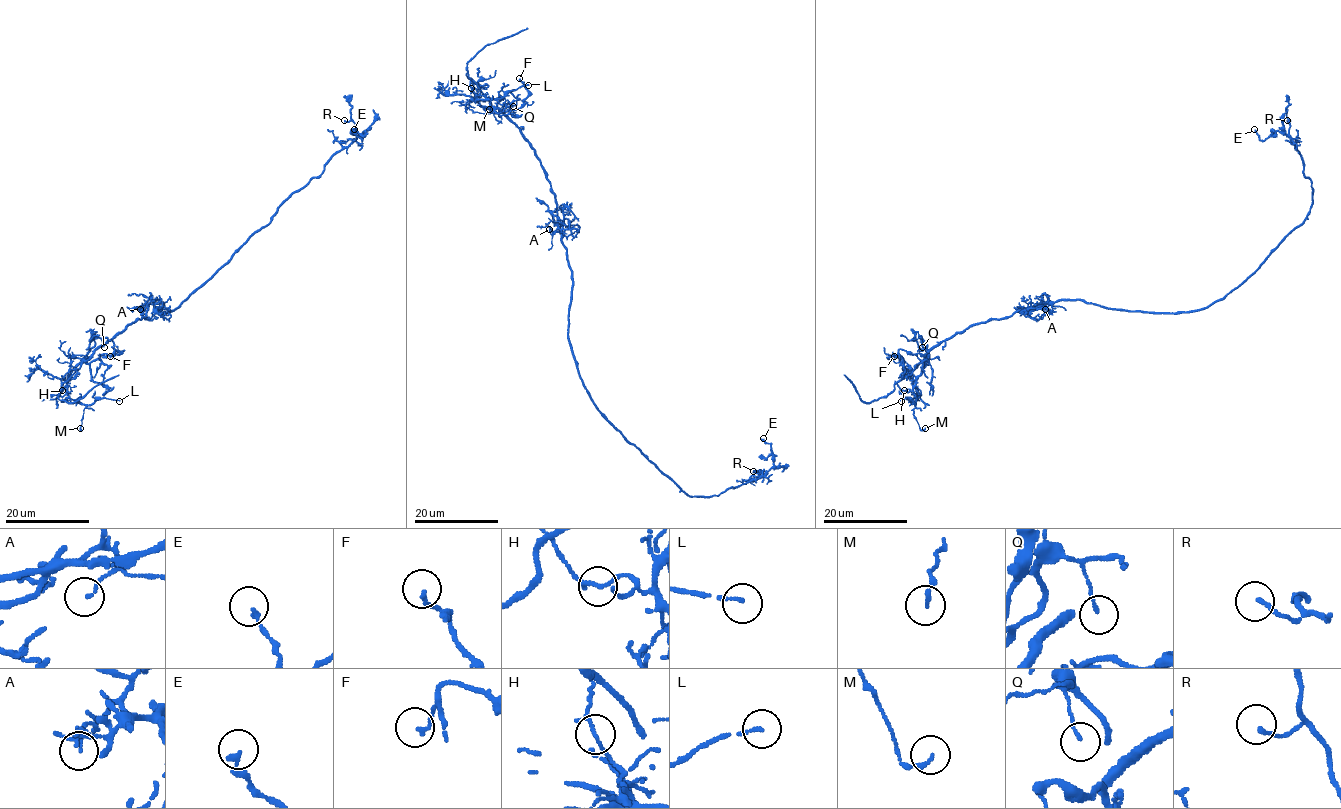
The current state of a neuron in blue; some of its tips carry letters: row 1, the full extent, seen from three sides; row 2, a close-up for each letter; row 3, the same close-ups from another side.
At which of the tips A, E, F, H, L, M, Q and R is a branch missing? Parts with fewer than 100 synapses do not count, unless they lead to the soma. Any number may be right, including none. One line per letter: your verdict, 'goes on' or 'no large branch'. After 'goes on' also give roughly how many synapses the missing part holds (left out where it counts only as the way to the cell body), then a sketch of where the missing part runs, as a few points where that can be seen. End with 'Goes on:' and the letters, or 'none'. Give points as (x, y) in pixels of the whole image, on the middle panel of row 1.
A: no large branch
E: no large branch
F: no large branch
H: no large branch
L: no large branch
M: no large branch
Q: no large branch
R: no large branch
Goes on: none

